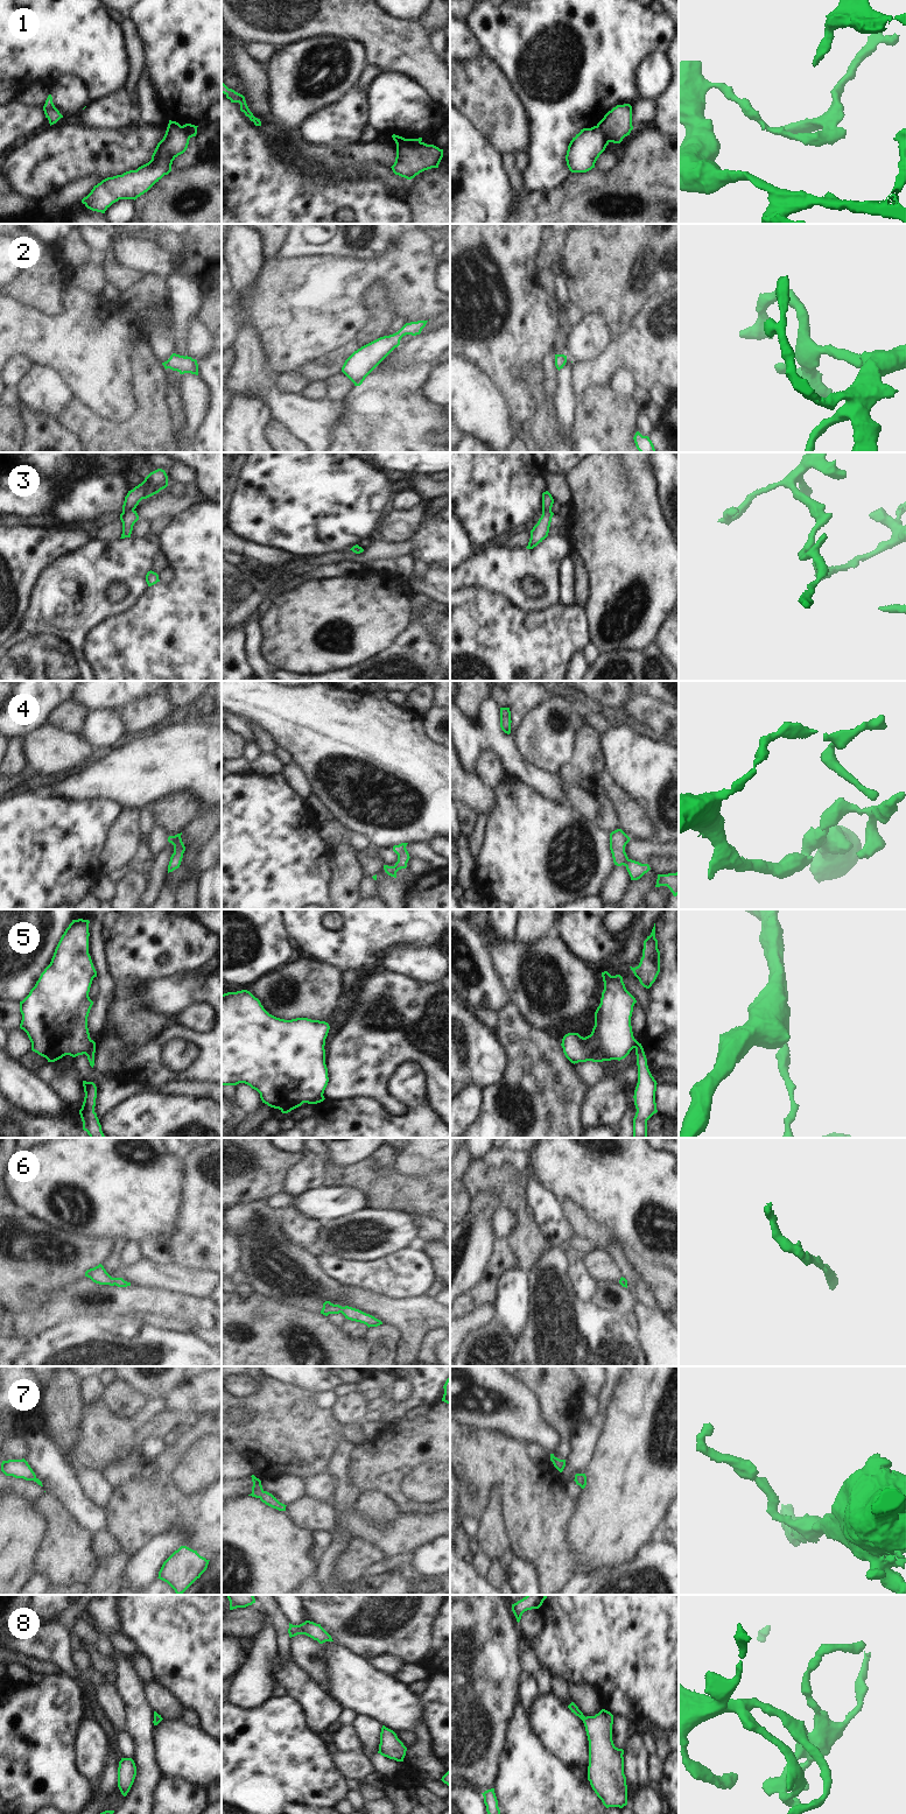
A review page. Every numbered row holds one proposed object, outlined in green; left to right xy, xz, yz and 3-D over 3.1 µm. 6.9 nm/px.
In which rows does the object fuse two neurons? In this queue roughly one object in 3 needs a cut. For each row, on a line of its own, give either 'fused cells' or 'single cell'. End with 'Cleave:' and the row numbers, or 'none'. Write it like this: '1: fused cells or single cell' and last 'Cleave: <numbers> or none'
1: fused cells
2: single cell
3: single cell
4: single cell
5: fused cells
6: single cell
7: single cell
8: single cell
Cleave: 1, 5

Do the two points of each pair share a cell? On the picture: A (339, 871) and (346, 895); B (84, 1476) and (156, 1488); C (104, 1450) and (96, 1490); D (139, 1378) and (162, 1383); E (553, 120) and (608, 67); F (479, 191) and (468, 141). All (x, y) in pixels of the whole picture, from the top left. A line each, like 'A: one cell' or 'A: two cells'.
A: one cell
B: two cells
C: two cells
D: one cell
E: one cell
F: one cell

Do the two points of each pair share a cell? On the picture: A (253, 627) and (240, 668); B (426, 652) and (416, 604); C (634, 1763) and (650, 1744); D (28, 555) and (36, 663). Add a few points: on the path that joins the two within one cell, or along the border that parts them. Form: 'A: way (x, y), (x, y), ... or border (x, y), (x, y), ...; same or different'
A: border (240, 626), (245, 634), (245, 658), (252, 668); different
B: border (432, 602), (416, 612), (412, 609); different
C: border (633, 1730), (641, 1737), (650, 1756); different
D: border (43, 567), (29, 595), (29, 604), (22, 617); different

